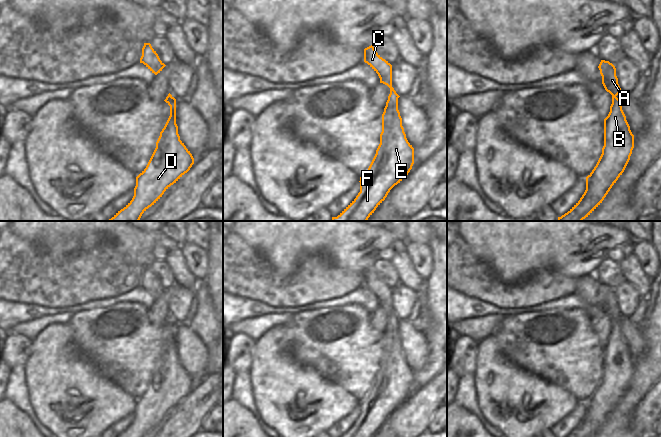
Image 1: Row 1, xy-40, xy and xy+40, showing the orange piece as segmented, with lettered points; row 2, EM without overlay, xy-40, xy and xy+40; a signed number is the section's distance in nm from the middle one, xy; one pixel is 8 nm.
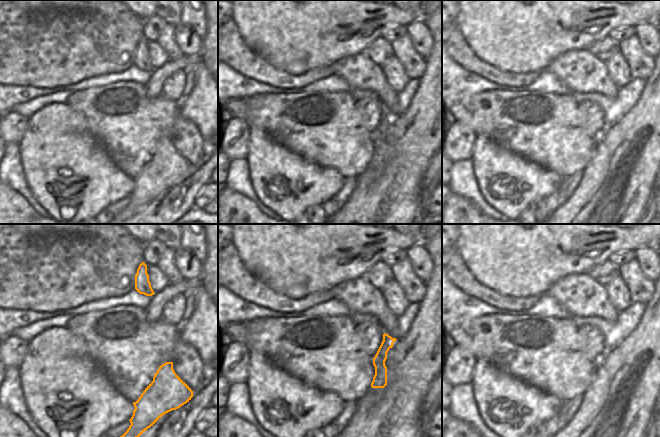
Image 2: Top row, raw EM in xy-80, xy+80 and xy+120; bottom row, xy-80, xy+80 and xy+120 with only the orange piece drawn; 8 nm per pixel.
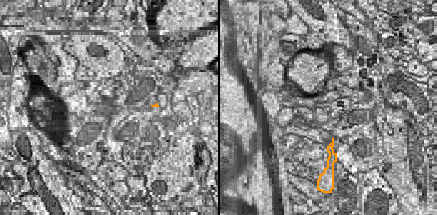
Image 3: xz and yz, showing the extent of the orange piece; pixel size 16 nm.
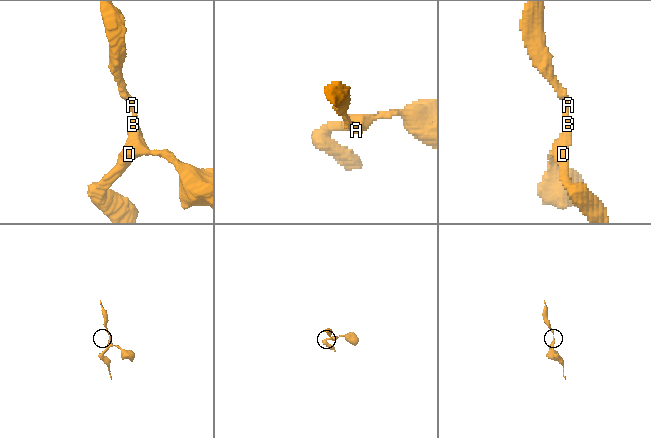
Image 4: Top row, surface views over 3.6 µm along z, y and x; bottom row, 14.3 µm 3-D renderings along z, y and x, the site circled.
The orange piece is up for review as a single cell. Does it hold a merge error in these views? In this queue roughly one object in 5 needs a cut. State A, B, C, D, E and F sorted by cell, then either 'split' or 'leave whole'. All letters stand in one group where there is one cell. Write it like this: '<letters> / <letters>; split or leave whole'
A B C D E F; leave whole

